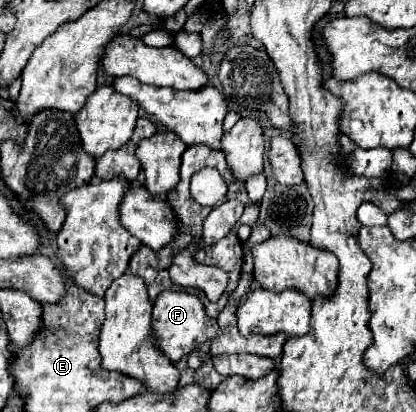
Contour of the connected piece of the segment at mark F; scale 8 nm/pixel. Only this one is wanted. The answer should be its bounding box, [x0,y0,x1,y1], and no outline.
[152,291,220,363]

